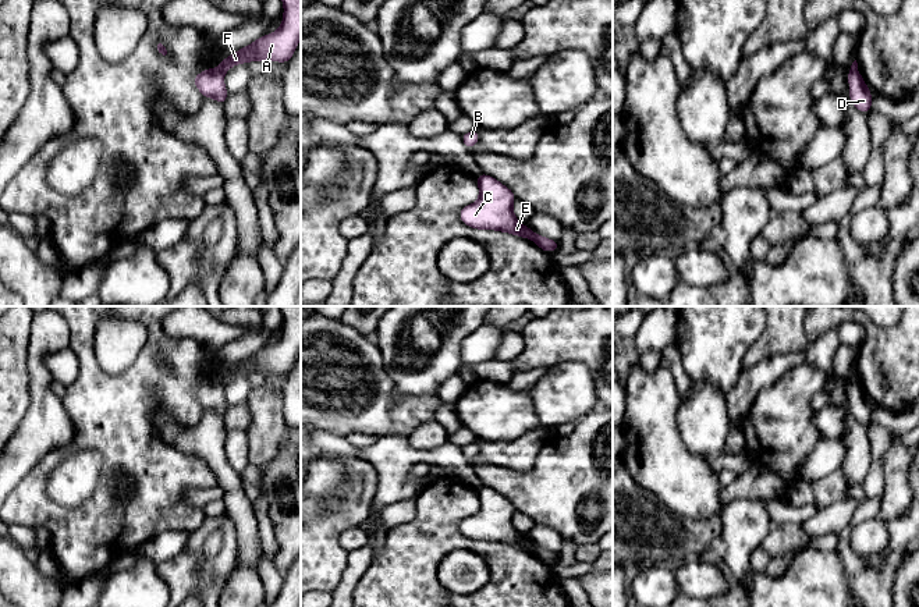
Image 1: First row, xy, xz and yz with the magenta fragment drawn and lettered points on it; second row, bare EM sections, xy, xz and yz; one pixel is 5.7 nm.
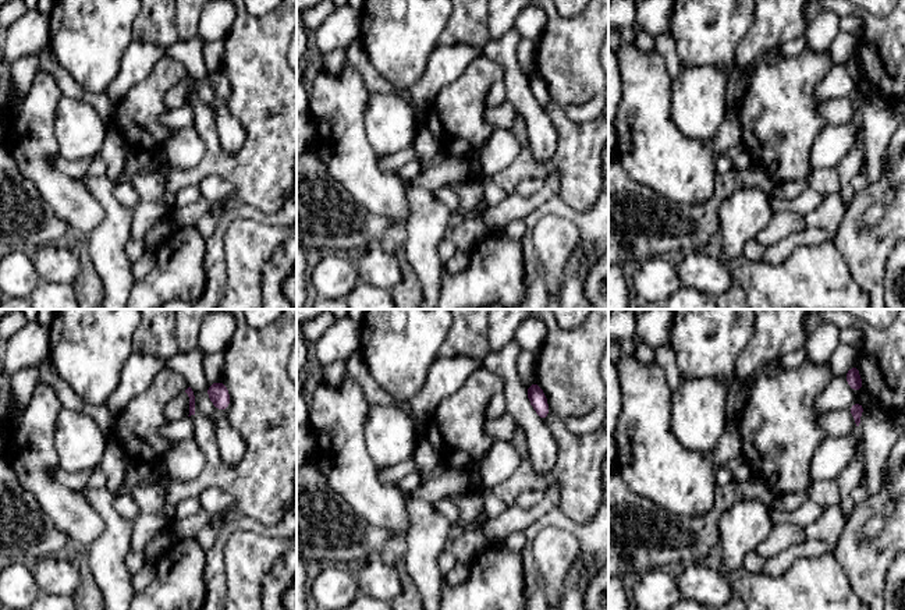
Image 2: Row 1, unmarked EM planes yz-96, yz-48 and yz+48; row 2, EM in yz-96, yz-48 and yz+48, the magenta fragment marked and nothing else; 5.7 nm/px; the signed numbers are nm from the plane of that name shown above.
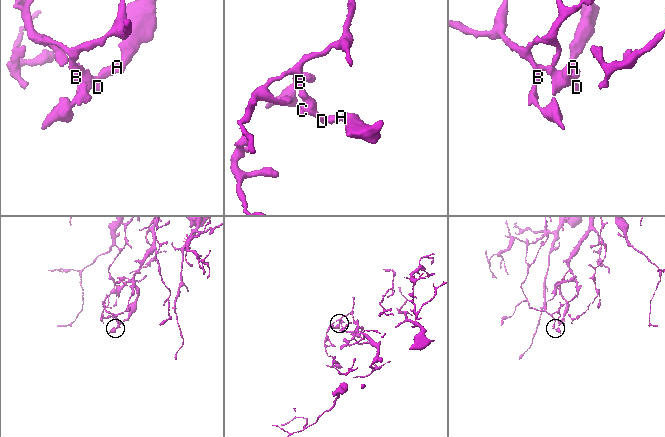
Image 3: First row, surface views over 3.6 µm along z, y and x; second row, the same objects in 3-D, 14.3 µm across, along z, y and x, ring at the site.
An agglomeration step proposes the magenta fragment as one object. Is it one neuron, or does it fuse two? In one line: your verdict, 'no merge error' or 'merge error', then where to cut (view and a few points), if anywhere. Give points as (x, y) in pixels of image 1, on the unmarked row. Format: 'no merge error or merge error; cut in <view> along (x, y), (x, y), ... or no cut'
merge error; cut in xz along (535, 546), (532, 550)

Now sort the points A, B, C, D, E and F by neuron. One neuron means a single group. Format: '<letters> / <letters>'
A F / B C D E

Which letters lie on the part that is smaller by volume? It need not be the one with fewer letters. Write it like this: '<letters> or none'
A, F

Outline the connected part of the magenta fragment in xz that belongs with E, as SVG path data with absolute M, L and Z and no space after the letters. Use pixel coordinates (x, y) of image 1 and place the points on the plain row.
M483 484L476 493L479 511L461 521L461 533L472 540L496 542L533 551L535 544L531 539L524 539L512 525L515 512L512 503Z

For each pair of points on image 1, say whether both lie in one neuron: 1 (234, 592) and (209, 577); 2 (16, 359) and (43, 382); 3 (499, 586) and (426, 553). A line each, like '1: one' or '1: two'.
1: two
2: two
3: one

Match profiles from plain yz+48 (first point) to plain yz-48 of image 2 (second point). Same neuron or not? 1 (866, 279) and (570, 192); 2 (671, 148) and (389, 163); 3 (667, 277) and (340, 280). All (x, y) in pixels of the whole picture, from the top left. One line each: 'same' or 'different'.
1: different
2: different
3: same

